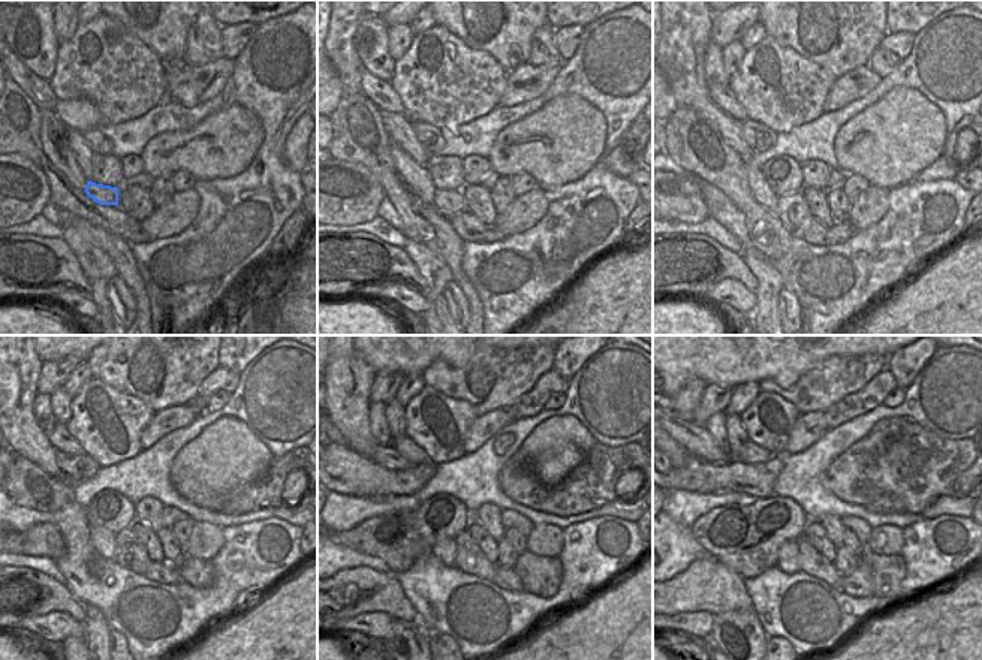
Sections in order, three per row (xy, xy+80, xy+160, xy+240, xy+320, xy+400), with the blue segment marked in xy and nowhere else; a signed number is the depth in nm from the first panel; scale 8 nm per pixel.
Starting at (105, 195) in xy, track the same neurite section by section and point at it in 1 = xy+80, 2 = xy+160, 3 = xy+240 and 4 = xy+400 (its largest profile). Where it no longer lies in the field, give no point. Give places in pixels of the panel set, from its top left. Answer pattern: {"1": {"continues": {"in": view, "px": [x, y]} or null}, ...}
{"1": {"continues": {"in": "xy+80", "px": [448, 202]}}, "2": {"continues": {"in": "xy+160", "px": [795, 214]}}, "3": {"continues": {"in": "xy+240", "px": [130, 552]}}, "4": {"continues": {"in": "xy+400", "px": [812, 561]}}}

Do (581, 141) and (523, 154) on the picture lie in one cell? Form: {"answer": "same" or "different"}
{"answer": "same"}

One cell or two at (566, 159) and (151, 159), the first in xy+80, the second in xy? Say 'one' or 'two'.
one

